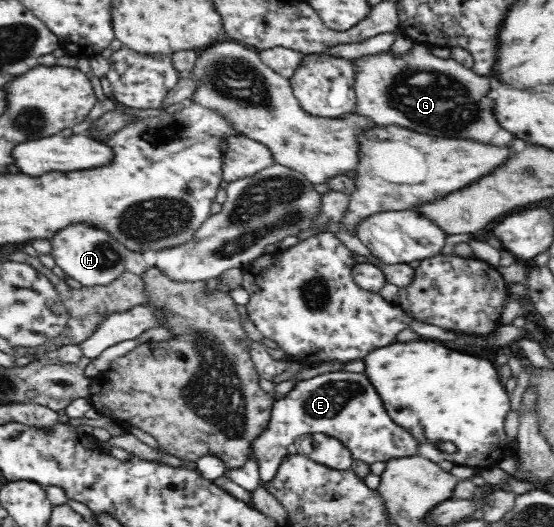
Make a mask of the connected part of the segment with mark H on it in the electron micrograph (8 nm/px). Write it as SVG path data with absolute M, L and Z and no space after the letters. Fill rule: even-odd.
M73 223L53 235L50 242L50 254L54 257L57 267L61 267L65 276L79 281L83 286L108 285L126 272L125 258L129 249L102 227Z

